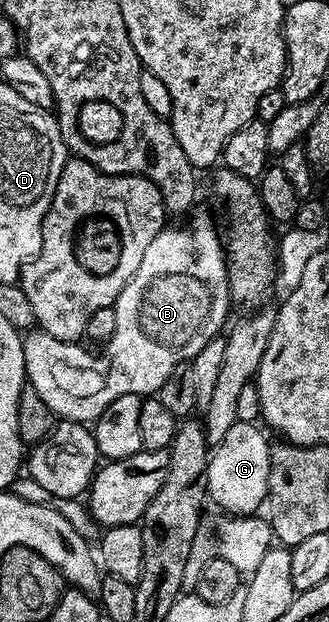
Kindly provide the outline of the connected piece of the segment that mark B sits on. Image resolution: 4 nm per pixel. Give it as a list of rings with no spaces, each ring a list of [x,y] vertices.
[[[195,214],[191,215],[193,218],[188,230],[169,225],[160,230],[154,240],[150,240],[142,256],[142,264],[138,264],[138,272],[130,276],[116,301],[116,331],[106,342],[108,358],[95,358],[80,344],[63,342],[39,328],[33,328],[23,335],[27,385],[32,386],[42,400],[46,400],[57,419],[92,424],[102,416],[102,412],[106,412],[110,404],[114,404],[114,400],[118,400],[118,396],[155,395],[162,384],[166,384],[166,376],[170,376],[176,366],[191,363],[198,352],[206,348],[208,341],[217,337],[224,325],[229,325],[228,310],[231,311],[233,305],[232,297],[228,294],[228,263],[222,234],[217,223],[215,226],[206,215]]]

